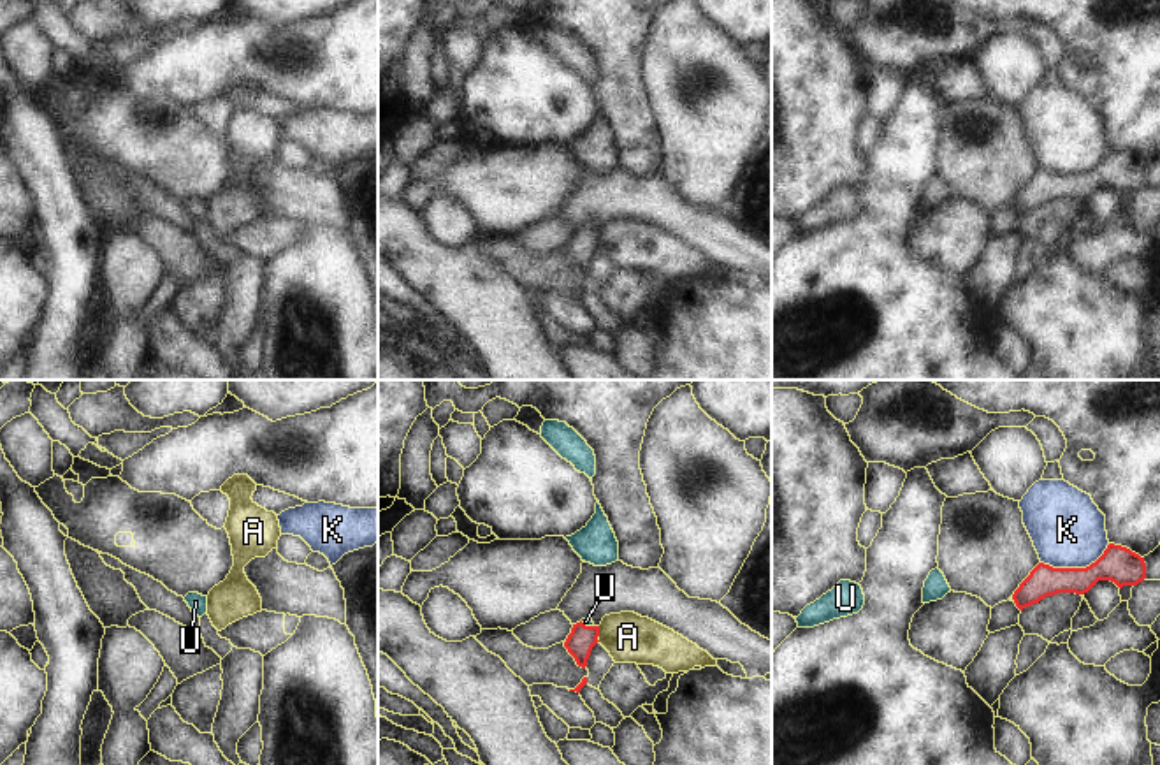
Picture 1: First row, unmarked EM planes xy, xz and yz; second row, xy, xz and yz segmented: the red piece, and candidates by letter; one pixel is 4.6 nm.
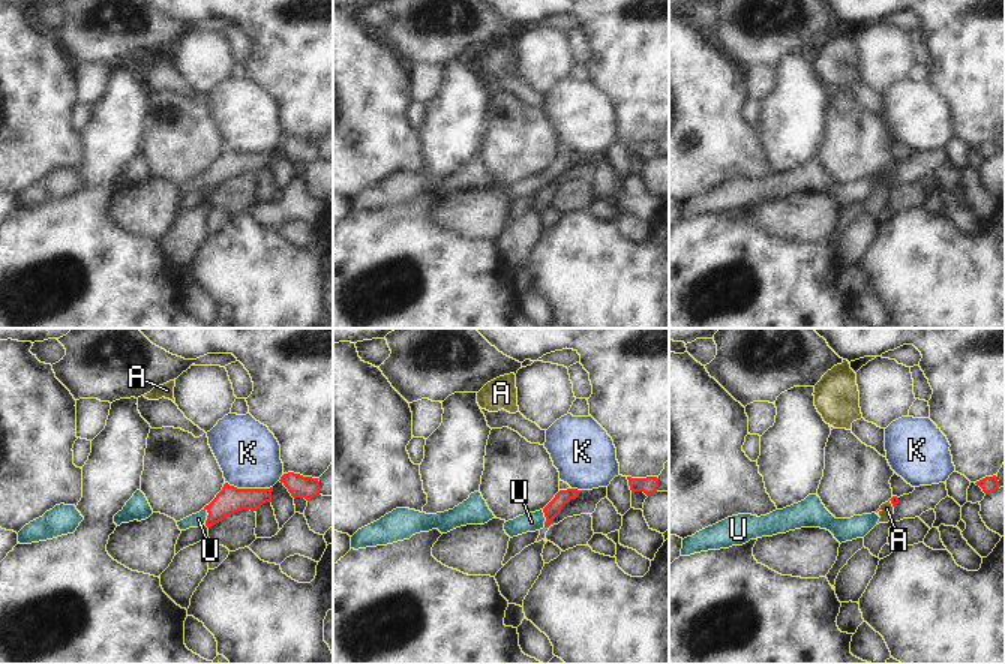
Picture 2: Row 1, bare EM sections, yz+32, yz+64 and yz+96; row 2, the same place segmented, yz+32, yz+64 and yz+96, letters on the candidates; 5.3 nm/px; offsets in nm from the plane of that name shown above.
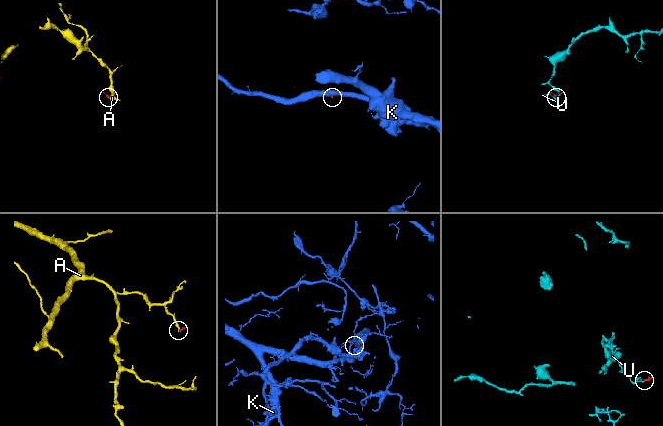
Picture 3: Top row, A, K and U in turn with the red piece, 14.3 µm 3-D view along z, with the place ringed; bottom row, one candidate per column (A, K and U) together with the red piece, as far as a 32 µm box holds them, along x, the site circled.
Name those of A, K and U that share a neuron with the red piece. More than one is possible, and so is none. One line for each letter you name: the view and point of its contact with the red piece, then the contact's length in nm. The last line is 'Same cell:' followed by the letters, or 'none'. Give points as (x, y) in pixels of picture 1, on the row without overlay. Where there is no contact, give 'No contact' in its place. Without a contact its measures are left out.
U: Touches red at xz (587, 233). Shared border 70 nm
Same cell: U

